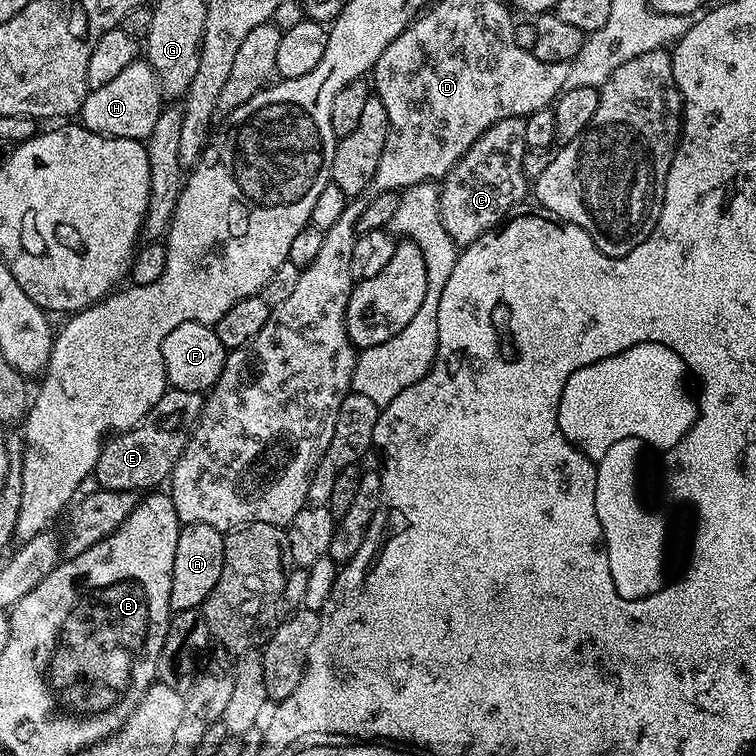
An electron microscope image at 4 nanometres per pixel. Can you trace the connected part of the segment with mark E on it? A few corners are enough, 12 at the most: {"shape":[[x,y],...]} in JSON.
{"shape":[[169,387],[146,422],[105,439],[94,473],[111,492],[171,477],[201,393]]}

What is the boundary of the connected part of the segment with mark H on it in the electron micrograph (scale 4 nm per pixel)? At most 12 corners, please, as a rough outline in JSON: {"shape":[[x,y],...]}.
{"shape":[[138,58],[78,113],[100,136],[147,140],[162,109],[156,72]]}

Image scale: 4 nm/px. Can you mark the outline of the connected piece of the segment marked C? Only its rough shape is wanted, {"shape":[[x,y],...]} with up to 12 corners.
{"shape":[[502,118],[444,175],[441,224],[457,246],[515,209],[526,126]]}

